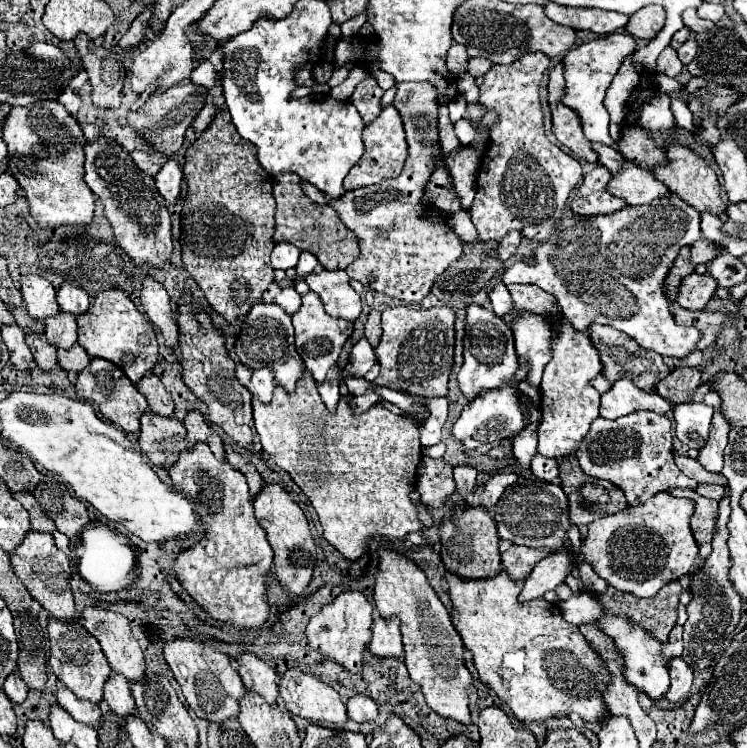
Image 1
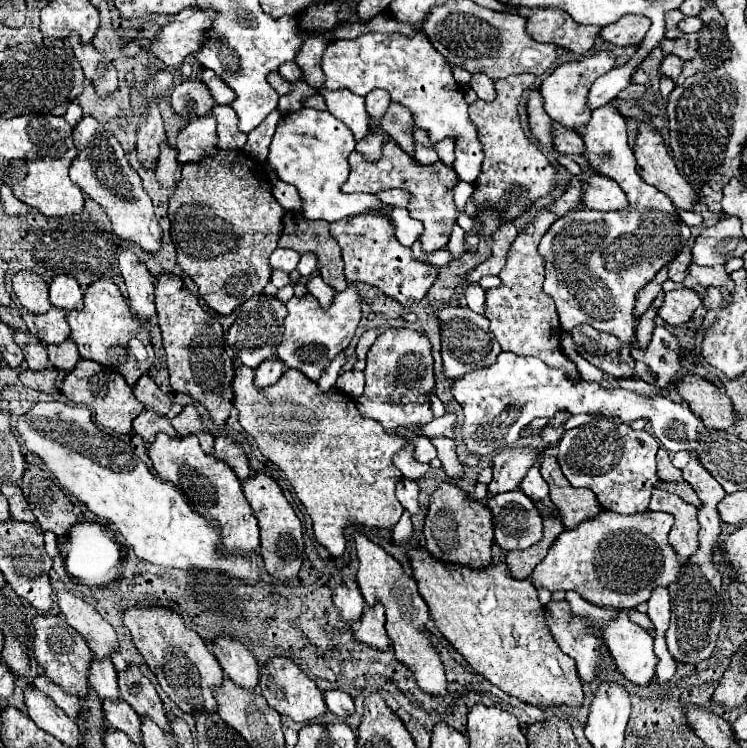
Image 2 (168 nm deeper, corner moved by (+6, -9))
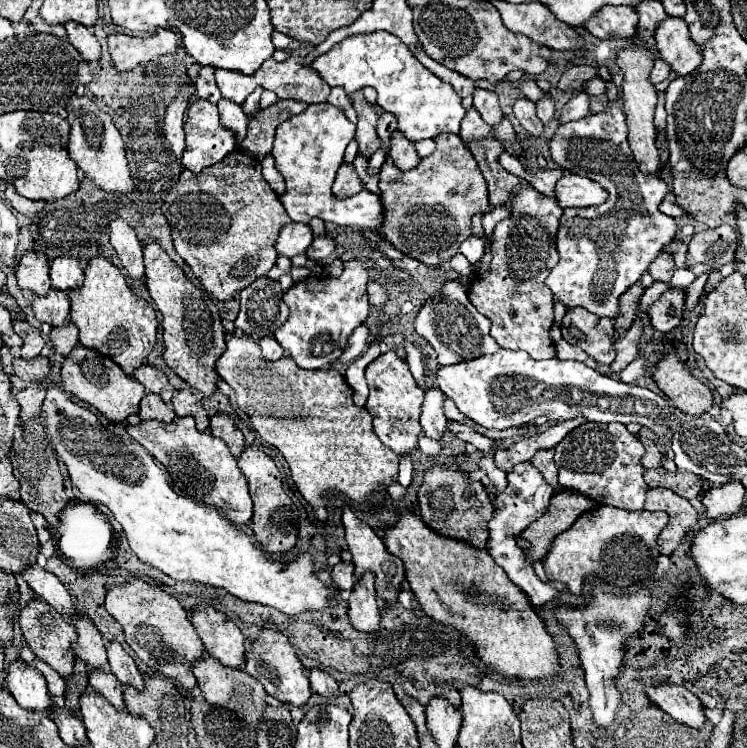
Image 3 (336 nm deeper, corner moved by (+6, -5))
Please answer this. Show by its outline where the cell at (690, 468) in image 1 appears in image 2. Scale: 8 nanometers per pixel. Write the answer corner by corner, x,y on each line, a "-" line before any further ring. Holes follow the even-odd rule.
664,448
658,450
656,462
658,462
658,478
660,480
664,480
664,482
680,482
682,480
682,472
672,466
672,462
668,458
668,452

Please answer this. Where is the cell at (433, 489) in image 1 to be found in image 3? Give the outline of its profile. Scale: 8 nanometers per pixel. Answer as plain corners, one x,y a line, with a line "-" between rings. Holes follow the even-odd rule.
388,350
368,364
366,382
370,388
366,410
374,418
374,430
376,430
378,438
382,440
384,446
388,446
398,456
412,454
416,450
416,440
422,434
420,412
422,412
424,390
412,378
408,362
398,358
398,354
394,350

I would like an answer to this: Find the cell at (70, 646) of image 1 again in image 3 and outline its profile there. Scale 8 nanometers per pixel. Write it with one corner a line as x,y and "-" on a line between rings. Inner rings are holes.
30,600
28,606
20,614
20,628
22,628
24,640
28,642
28,646
40,660
50,664
64,680
72,676
74,658
76,658
72,644
76,642
78,636
76,636
76,628
68,624
60,612
56,612
52,606
46,606
44,600

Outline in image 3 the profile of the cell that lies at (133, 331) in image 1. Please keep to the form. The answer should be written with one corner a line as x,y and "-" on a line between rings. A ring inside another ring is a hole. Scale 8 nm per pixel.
102,256
92,258
84,276
82,288
70,294
70,322
80,330
80,344
112,358
126,376
132,376
156,344
156,314
148,302
134,296
126,278
110,260

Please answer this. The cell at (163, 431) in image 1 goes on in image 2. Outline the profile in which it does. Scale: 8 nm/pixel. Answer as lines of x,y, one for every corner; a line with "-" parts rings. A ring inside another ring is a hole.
144,410
140,416
134,418
132,422
134,432
142,436
146,442
152,442
156,432
164,432
168,436
176,436
170,420
166,416
160,416
156,410

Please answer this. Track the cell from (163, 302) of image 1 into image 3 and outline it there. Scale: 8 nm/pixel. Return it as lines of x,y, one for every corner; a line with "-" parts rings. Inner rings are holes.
114,220
110,224
110,244
118,252
130,280
134,284
144,284
144,250
136,232
124,220

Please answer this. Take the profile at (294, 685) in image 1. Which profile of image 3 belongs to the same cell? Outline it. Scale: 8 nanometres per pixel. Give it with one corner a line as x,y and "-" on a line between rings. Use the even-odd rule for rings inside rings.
264,630
248,648
246,652
246,664
244,670
254,676
258,682
262,682
264,690
276,698
282,704
288,706
304,706
308,702
308,698
312,696
310,690
310,680
308,680
308,672
302,666
302,662
296,656
296,650
292,648
292,644
288,642
288,638
276,630

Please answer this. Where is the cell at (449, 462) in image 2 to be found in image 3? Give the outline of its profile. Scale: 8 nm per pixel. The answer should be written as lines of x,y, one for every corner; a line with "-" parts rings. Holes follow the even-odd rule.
434,386
430,390
426,390
420,424
422,424
424,436
428,436
432,440
442,440
446,424
448,424
444,412
442,412
442,400
444,400
442,390
438,390

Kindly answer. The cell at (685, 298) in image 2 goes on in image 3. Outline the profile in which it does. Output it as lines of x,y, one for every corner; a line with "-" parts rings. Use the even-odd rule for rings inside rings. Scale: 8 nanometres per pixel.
670,288
666,290
650,308
650,322
656,330
660,332
670,332
672,328
676,328
682,320
684,314
684,300
686,294
680,288

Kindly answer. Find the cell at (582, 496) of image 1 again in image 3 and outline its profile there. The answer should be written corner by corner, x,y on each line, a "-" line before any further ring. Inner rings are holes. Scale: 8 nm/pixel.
538,450
538,452
532,456
532,464
542,472
542,476
546,478
546,482
548,482
556,492
562,492
562,490
566,490
566,488
558,484
558,468
556,468
556,464
554,464
552,454
554,454
554,450

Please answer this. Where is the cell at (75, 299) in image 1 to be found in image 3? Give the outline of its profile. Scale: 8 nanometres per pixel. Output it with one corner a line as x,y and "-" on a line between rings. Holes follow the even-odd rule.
70,256
54,258
50,264
50,280
54,290
70,292
74,288
80,288
82,286
80,282
84,282
84,272
80,268
80,262

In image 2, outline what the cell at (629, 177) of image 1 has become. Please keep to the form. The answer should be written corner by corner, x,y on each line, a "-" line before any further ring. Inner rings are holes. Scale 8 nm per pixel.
590,176
584,180
584,206
590,210
622,210
628,200
620,186
606,176

